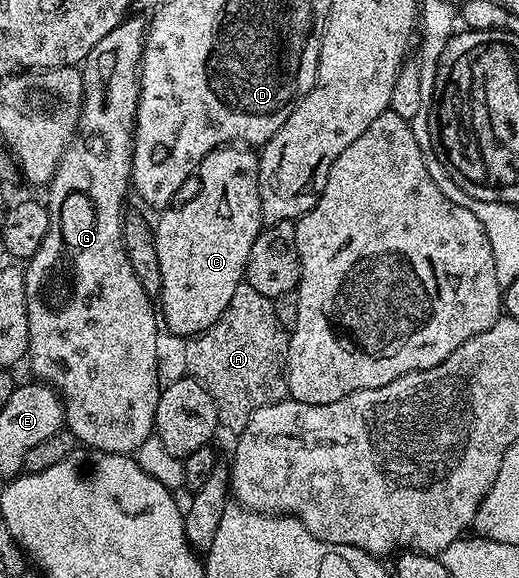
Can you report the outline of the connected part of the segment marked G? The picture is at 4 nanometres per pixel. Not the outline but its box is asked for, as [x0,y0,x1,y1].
[25,17,163,455]

